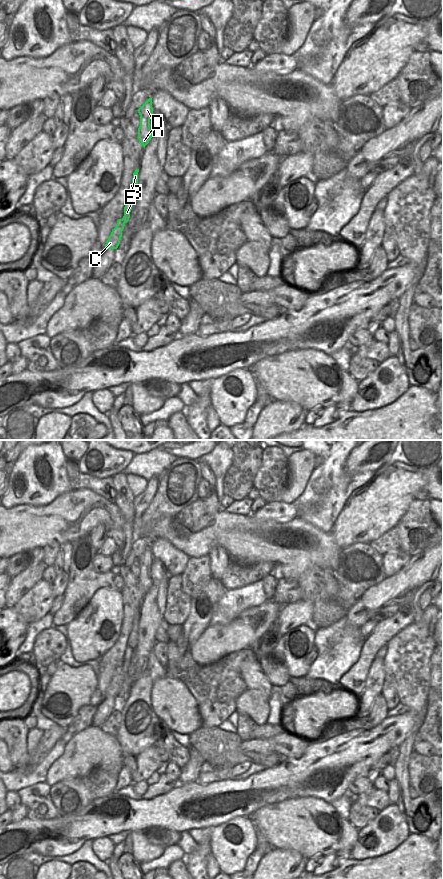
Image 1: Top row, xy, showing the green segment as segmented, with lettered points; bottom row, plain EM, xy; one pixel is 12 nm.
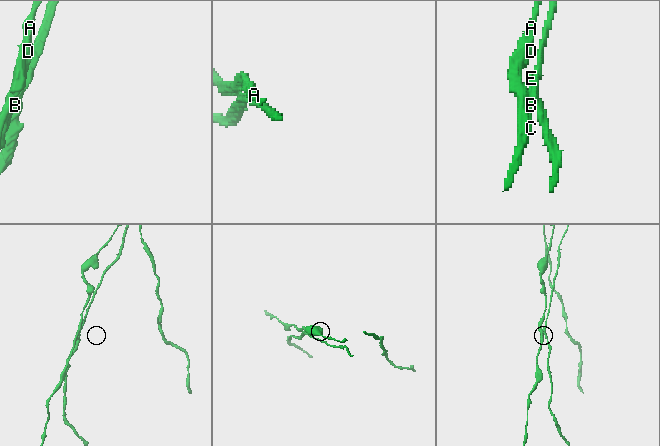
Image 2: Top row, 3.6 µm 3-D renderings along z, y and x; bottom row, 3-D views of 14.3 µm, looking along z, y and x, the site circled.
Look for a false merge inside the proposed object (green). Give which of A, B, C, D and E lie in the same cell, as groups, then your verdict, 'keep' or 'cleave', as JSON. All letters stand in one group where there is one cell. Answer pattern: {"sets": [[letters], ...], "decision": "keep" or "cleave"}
{"sets": [["A", "C", "D"], ["B", "E"]], "decision": "cleave"}

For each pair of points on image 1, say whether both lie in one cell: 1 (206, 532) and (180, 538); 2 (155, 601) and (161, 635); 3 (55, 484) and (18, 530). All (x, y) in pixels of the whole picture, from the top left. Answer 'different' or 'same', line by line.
1: same
2: different
3: different

